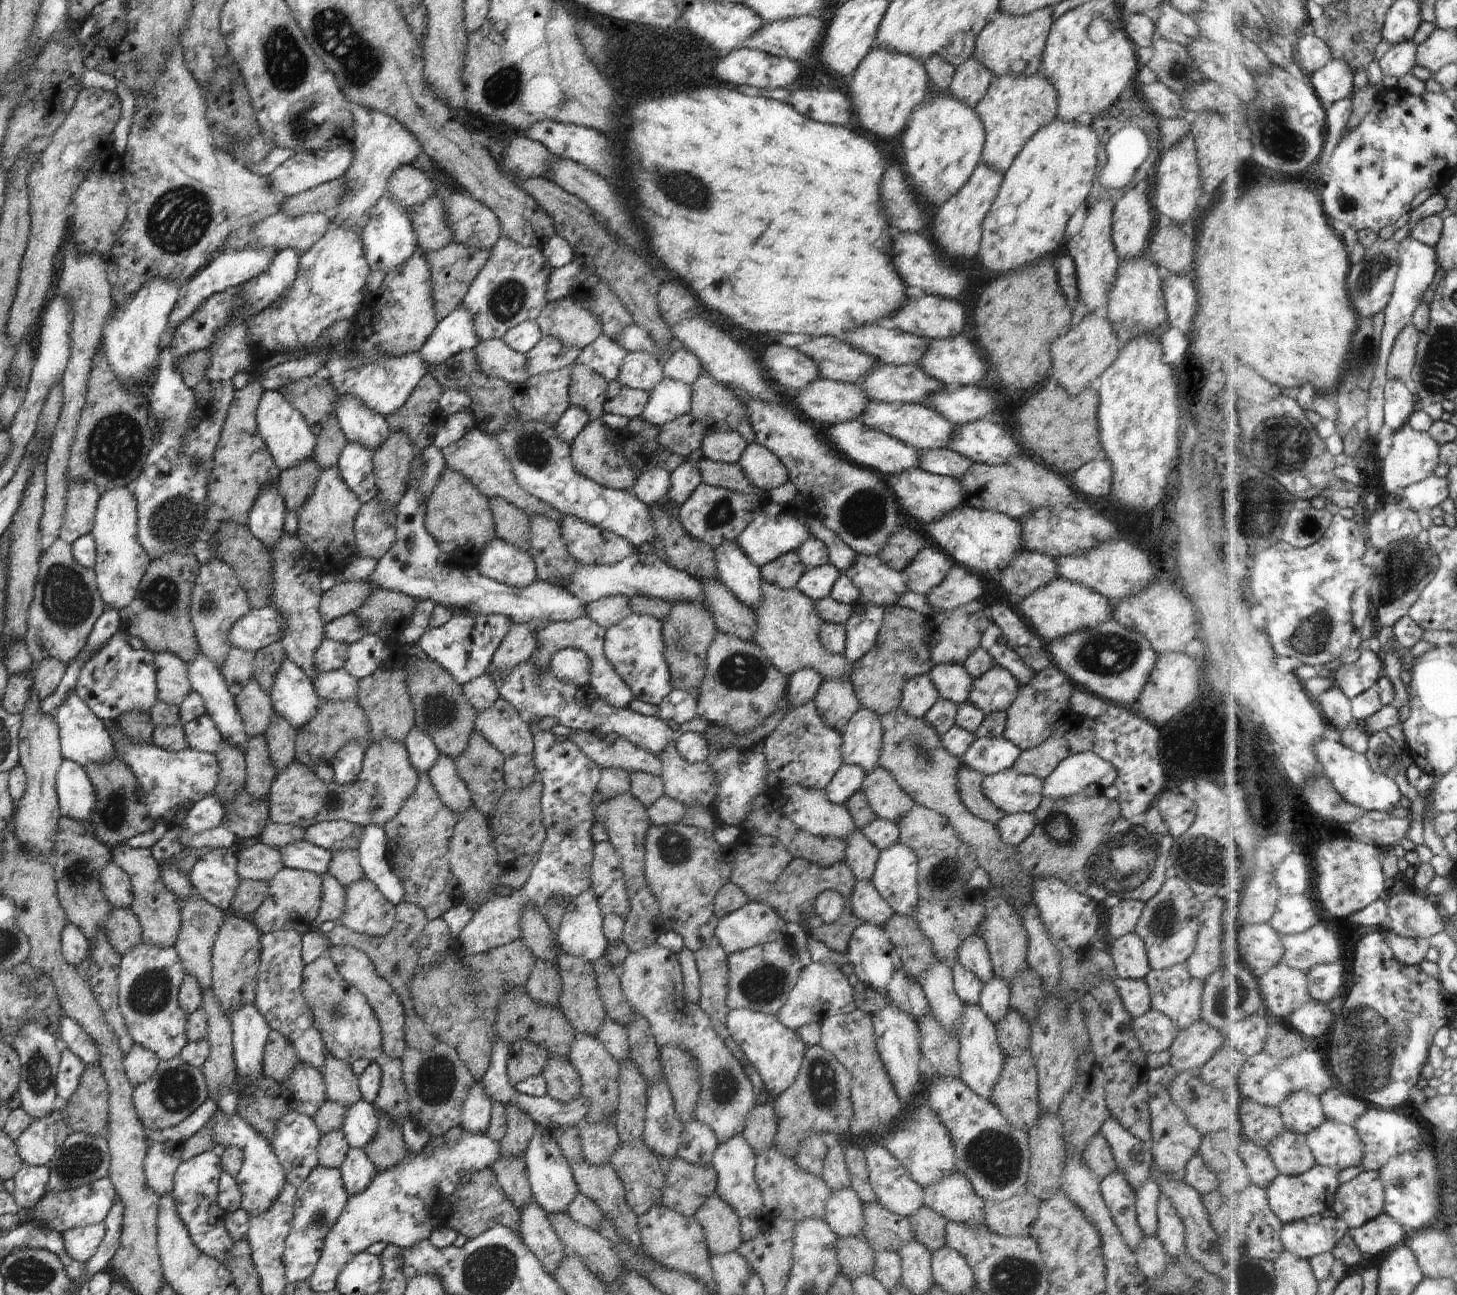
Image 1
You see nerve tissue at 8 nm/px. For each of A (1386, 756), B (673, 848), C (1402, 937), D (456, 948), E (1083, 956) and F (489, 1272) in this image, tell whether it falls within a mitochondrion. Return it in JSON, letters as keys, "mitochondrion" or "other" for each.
{"A":"mitochondrion","B":"mitochondrion","C":"other","D":"other","E":"mitochondrion","F":"mitochondrion"}

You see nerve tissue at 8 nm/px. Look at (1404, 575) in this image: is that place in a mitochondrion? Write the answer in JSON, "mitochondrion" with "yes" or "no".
{"mitochondrion":"yes"}

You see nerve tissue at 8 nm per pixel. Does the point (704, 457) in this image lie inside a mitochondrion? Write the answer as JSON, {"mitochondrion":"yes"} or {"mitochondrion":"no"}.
{"mitochondrion":"no"}

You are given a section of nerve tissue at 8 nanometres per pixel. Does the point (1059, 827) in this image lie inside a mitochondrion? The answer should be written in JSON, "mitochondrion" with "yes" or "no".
{"mitochondrion":"yes"}

